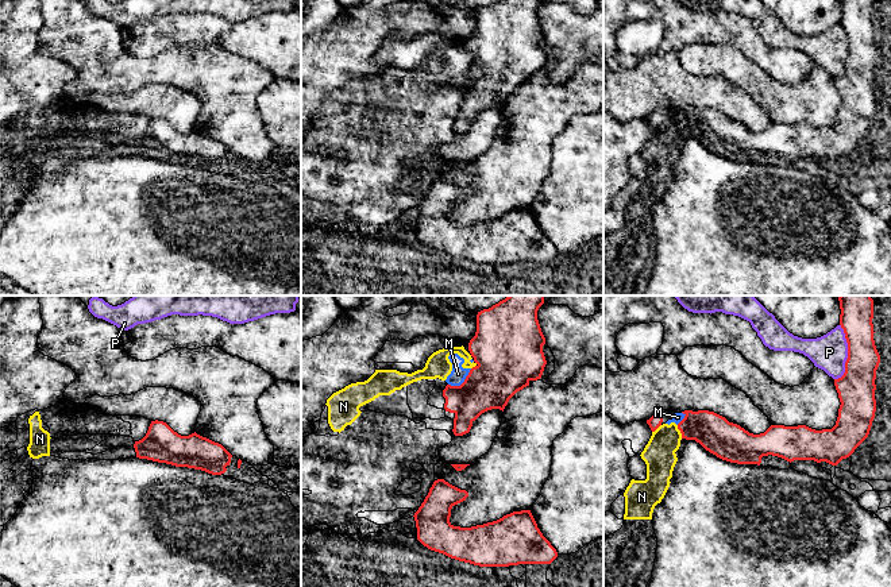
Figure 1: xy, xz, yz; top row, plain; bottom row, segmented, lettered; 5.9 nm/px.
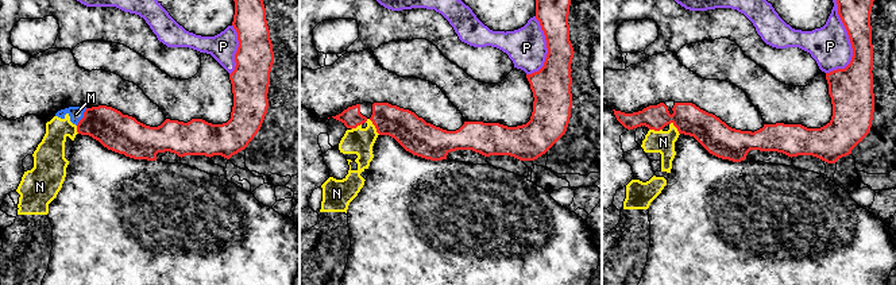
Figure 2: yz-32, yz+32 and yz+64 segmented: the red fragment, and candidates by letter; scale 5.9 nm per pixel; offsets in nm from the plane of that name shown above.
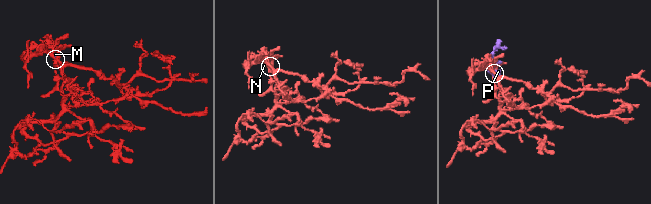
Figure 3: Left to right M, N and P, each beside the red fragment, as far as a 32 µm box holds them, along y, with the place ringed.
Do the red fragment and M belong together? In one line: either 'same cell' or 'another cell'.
another cell

